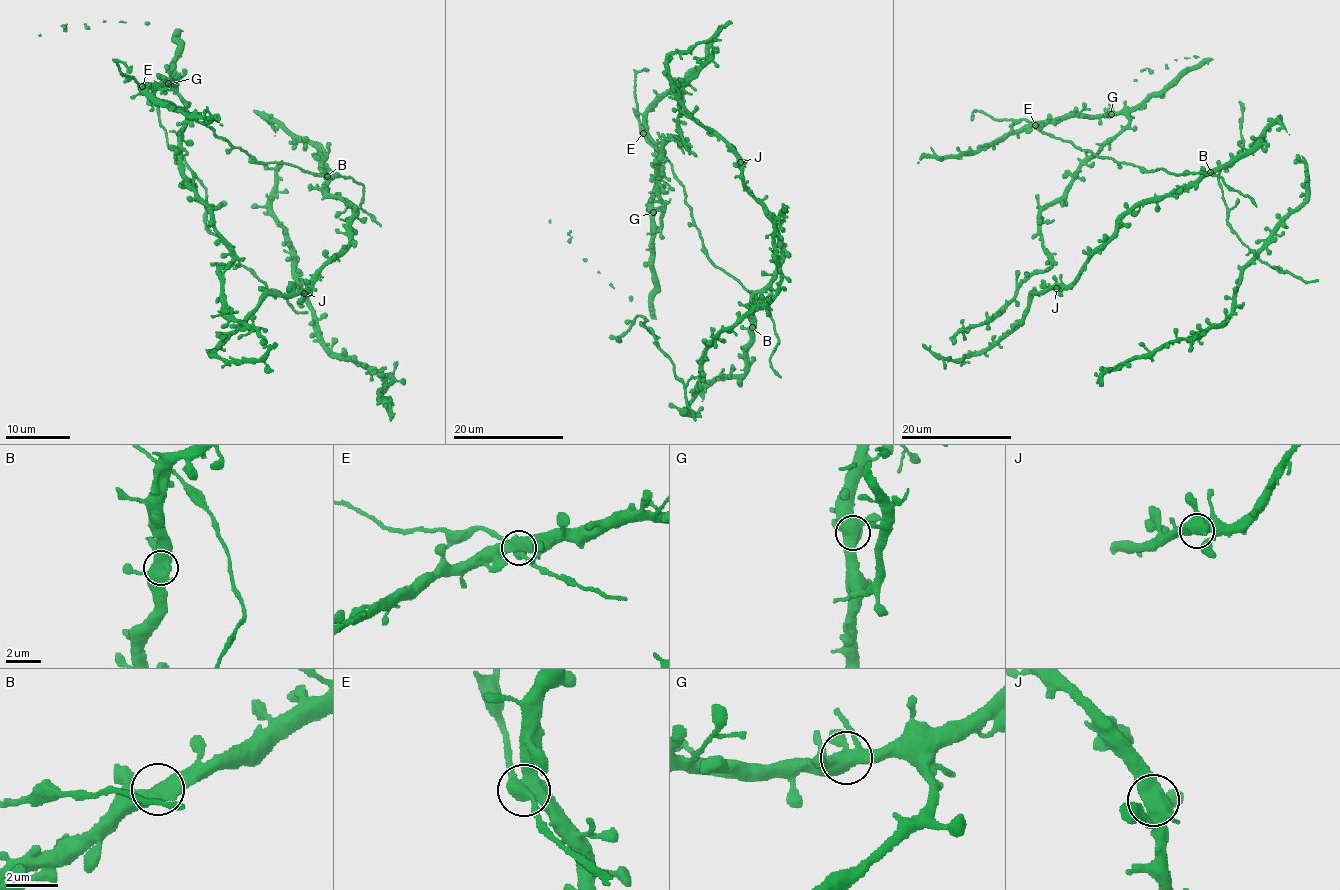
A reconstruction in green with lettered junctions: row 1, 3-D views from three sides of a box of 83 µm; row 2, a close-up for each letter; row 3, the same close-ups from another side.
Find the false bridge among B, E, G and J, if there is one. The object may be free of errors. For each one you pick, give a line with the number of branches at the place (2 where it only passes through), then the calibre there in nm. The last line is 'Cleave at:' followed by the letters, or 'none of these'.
Cleave at: none of these

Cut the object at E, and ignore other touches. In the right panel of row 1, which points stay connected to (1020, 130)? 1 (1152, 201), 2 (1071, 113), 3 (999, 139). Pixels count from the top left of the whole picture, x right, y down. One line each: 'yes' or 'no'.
1: yes
2: yes
3: yes

